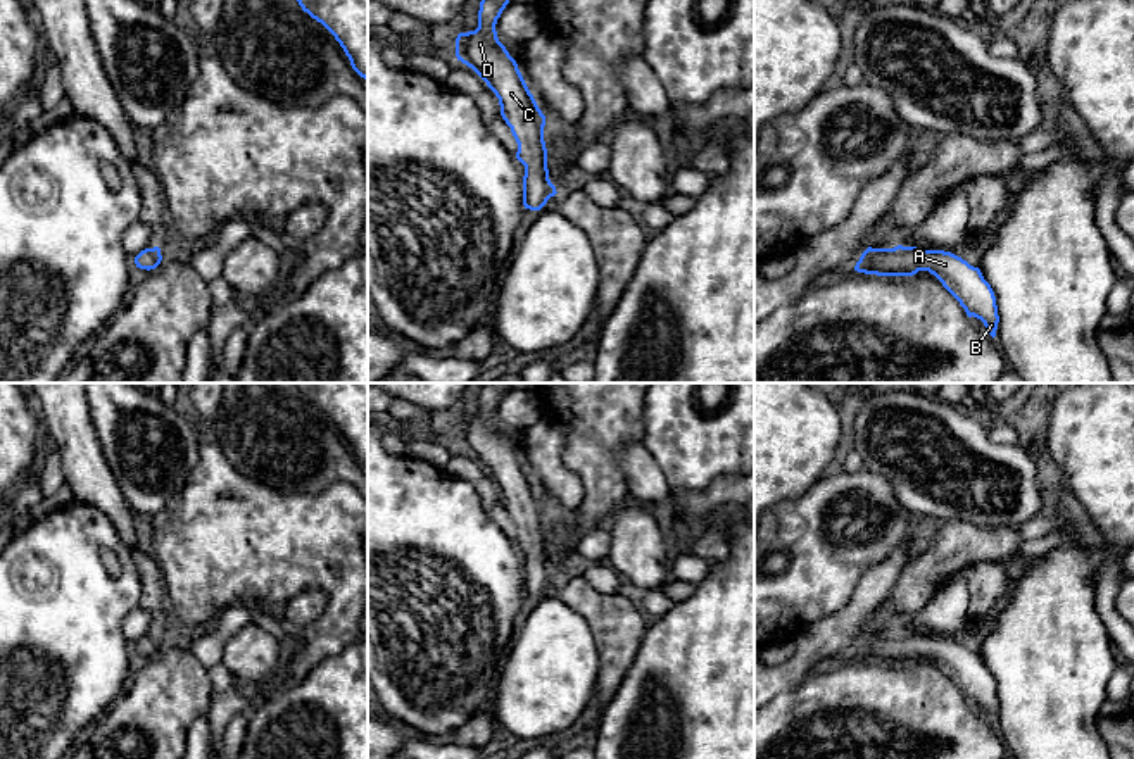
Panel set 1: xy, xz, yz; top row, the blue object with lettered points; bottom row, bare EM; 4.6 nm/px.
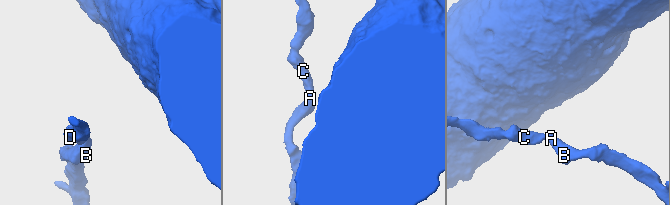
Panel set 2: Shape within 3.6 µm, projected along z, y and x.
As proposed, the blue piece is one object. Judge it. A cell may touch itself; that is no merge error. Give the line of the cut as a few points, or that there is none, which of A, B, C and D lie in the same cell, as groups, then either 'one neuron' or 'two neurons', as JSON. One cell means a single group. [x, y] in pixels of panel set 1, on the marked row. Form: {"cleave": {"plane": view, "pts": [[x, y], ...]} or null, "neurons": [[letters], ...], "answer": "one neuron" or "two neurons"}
{"cleave": null, "neurons": [["A", "B", "C", "D"]], "answer": "one neuron"}

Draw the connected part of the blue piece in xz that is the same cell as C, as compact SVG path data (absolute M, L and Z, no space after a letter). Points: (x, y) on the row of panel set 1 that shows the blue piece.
M509 0L480 2L478 28L457 34L456 57L471 67L499 98L501 116L518 143L516 159L525 166L523 205L540 210L558 191L547 169L545 116L516 60L497 38L495 24L507 3Z

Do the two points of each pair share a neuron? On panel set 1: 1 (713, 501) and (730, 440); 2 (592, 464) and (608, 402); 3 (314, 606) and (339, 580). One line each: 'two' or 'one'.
1: two
2: one
3: two

